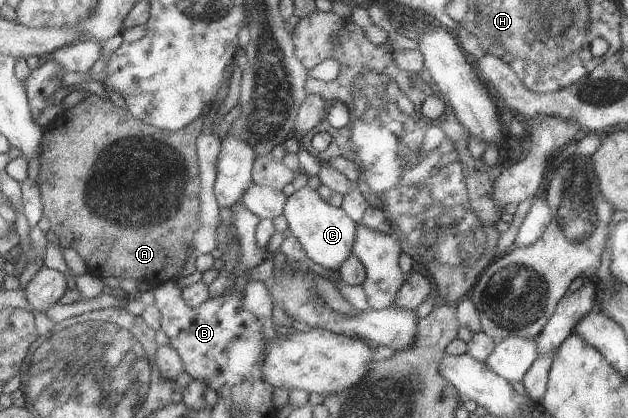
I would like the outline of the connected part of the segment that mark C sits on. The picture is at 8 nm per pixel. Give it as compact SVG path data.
M307 186L295 192L289 197L284 215L289 221L290 229L316 264L338 273L355 254L361 225L354 221L346 209L326 201L318 190Z

